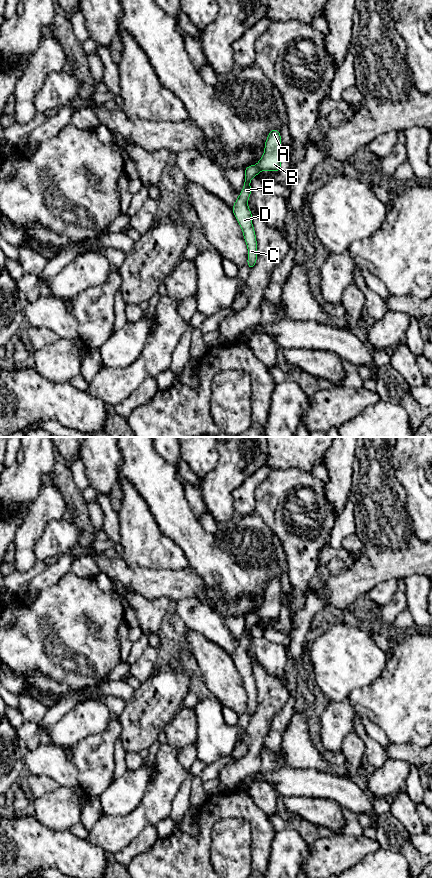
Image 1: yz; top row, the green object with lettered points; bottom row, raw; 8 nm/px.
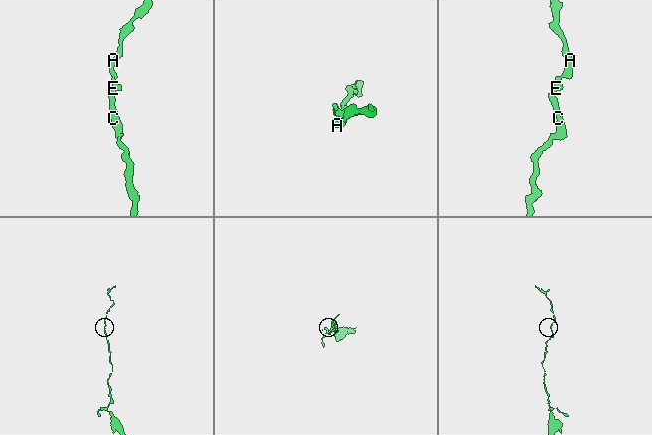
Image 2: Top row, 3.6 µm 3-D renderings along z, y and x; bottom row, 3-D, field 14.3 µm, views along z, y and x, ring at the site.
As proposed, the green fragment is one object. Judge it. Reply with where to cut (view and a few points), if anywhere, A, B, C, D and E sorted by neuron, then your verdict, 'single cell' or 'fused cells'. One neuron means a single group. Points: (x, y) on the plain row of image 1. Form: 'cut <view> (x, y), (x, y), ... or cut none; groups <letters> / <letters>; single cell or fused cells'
cut none; groups A B C D E; single cell

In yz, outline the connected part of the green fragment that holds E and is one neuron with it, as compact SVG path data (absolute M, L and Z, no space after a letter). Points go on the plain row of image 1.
M272 577L264 592L265 598L256 613L249 613L245 618L244 635L235 649L232 659L239 674L242 677L244 688L247 692L247 713L252 718L257 709L257 688L252 672L252 660L248 655L248 647L252 641L250 630L253 625L261 619L278 620L281 617L281 582L280 579Z

